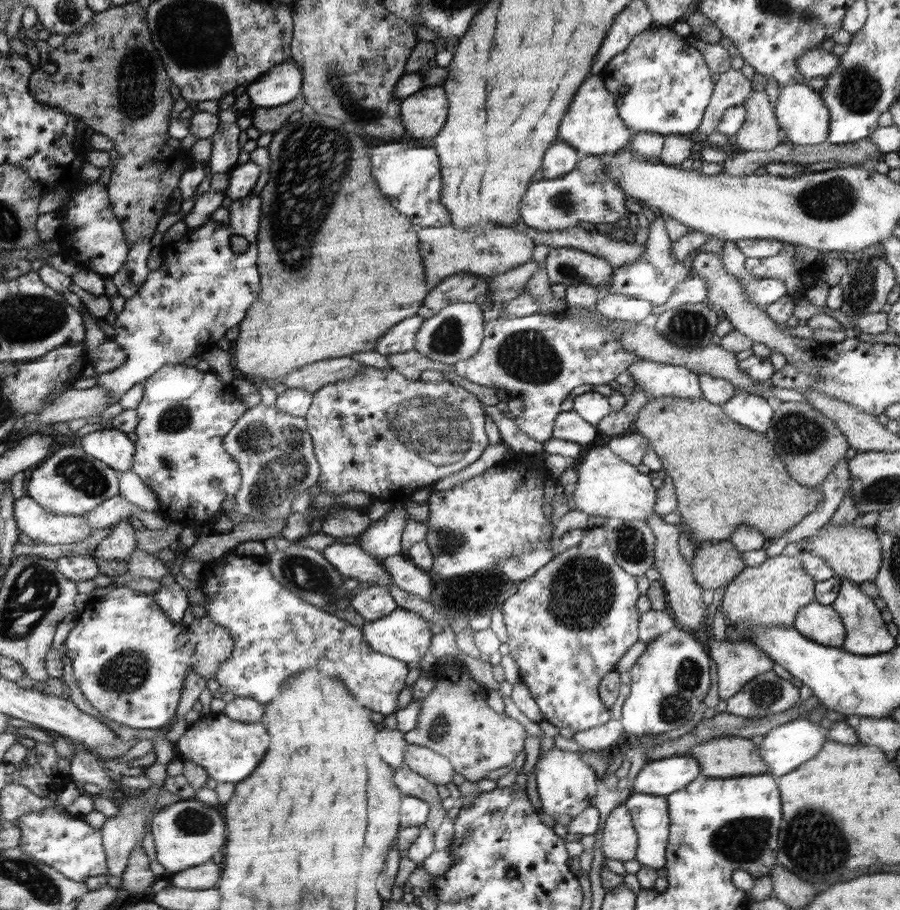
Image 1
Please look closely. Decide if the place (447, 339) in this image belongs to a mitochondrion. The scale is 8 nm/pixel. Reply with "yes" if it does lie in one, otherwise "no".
yes

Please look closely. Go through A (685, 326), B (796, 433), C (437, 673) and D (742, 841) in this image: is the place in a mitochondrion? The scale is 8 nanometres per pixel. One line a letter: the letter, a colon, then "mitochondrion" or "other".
A: mitochondrion
B: mitochondrion
C: other
D: mitochondrion

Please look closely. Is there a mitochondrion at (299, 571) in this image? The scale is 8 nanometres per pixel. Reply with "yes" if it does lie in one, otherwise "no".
yes

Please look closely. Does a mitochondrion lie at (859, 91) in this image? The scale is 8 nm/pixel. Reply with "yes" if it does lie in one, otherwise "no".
yes

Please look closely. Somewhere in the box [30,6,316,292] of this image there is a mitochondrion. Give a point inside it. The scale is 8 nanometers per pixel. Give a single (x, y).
(141, 108)

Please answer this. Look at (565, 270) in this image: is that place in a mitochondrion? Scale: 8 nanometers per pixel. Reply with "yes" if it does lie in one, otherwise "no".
yes

